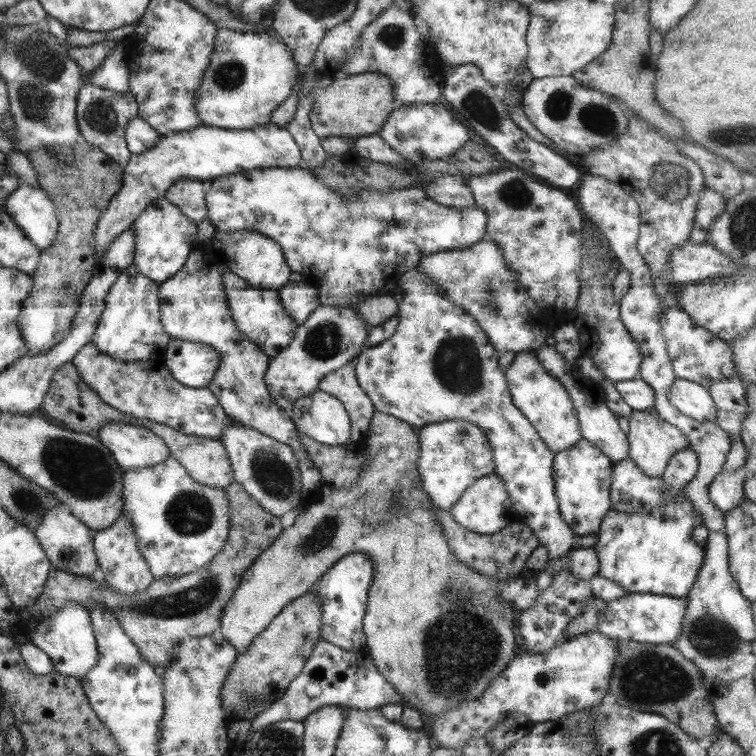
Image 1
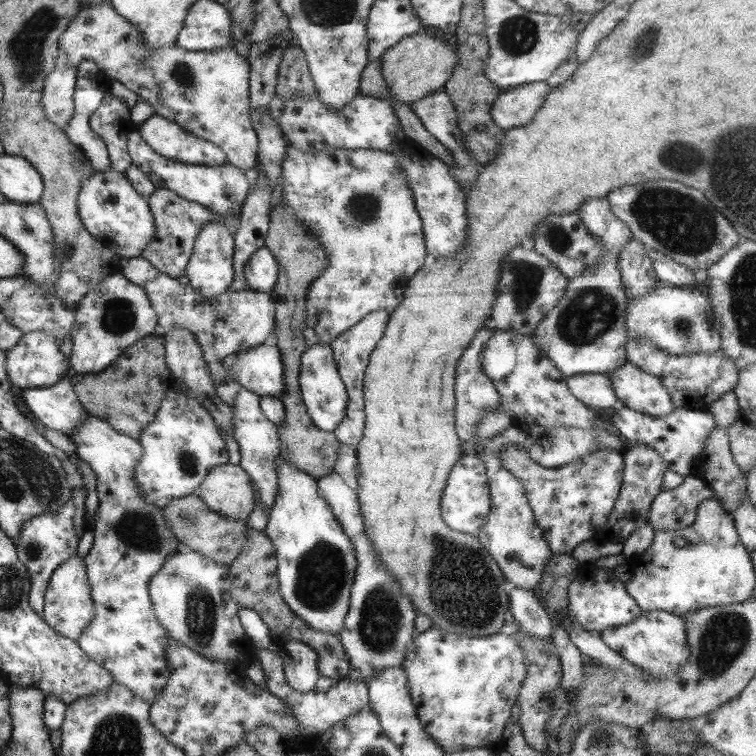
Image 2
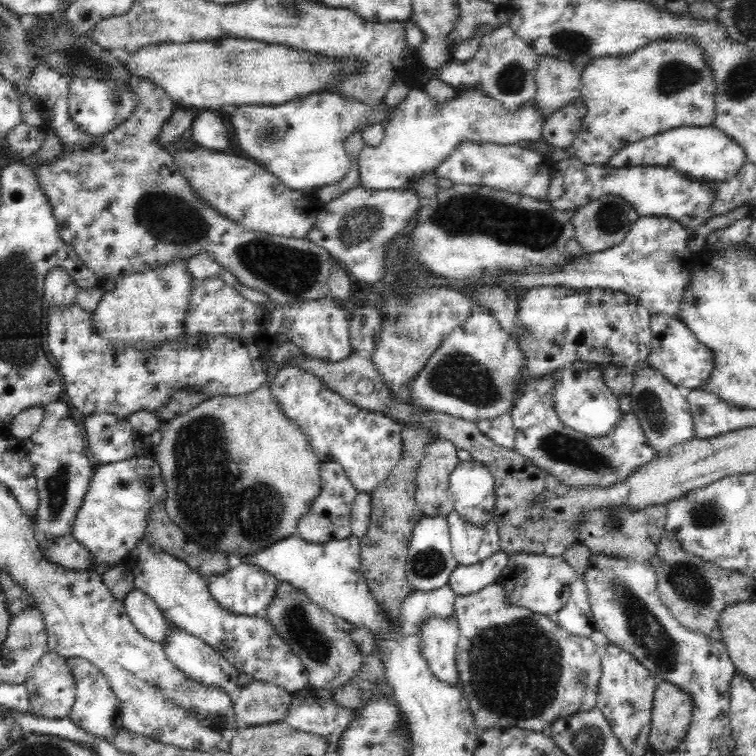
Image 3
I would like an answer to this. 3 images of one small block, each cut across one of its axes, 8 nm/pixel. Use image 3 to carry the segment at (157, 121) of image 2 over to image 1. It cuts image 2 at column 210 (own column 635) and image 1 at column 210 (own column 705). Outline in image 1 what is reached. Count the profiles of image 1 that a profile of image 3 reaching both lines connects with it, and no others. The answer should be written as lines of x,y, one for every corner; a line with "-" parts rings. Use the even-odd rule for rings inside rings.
267,123
249,130
231,130
199,125
195,129
161,135
158,142
140,154
130,154
122,172
121,188
109,200
108,208
96,223
95,262
109,243
131,226
134,219
155,198
165,196
165,191
181,178
193,178
205,183
220,176
251,169
276,169
301,166
297,144
286,128

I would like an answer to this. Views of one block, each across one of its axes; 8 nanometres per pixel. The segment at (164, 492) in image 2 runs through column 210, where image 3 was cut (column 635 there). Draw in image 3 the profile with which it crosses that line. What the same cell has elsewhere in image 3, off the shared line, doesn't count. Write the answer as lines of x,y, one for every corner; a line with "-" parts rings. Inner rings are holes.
552,370
548,374
542,374
540,378
528,378
520,388
518,397
514,400
515,405
510,412
515,432
514,449
516,451
533,462
534,466
556,476
566,486
610,486
614,482
622,482
624,478
628,478
632,470
655,459
656,453
646,443
646,437
640,430
640,423
630,411
621,417
613,431
601,439
587,437
562,424
557,415
553,397
555,387
553,376
556,371

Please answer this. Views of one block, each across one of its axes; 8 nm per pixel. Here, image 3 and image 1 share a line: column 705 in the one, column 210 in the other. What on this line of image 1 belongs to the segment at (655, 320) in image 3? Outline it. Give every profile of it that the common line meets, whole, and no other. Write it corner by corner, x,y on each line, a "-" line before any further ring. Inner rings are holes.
170,339
163,355
162,364
173,379
189,388
206,387
220,358
211,345
185,339

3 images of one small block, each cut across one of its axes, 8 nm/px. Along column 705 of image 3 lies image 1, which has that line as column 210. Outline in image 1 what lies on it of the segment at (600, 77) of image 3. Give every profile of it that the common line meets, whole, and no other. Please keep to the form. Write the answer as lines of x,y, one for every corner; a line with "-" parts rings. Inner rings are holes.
218,29
215,35
211,60
194,98
194,110
199,123
231,130
249,130
270,122
272,111
291,93
291,87
307,71
306,66
295,64
289,48
275,35
265,32
237,32
229,29

